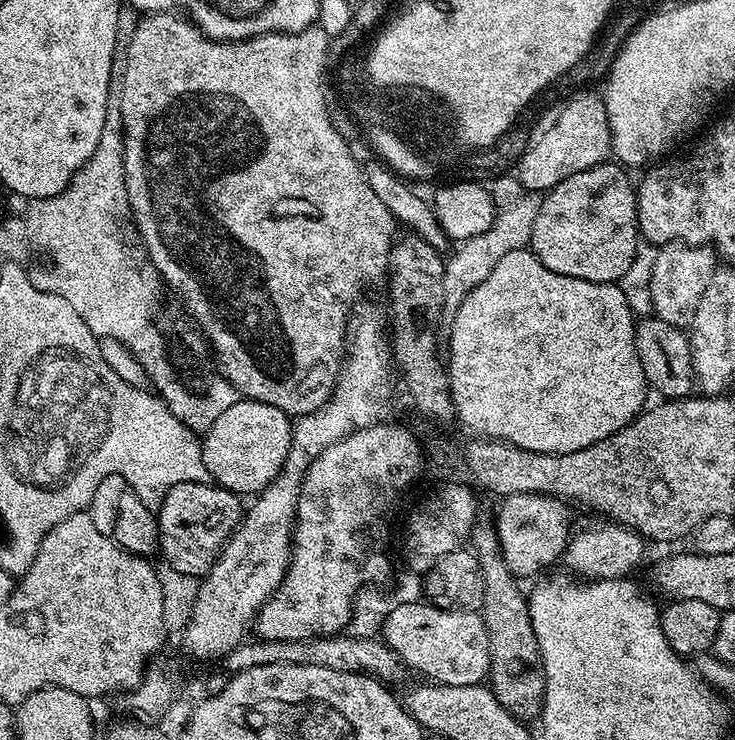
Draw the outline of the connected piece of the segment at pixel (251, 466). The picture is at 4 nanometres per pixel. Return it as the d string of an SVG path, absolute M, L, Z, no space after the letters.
M243 398L227 407L208 432L203 433L200 445L211 483L237 494L263 492L283 469L292 445L293 427L288 413L273 404Z

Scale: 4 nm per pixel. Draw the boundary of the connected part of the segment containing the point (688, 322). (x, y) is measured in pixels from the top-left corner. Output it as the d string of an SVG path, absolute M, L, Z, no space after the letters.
M679 242L663 245L654 258L653 278L650 280L654 315L662 318L662 322L670 322L670 326L691 329L698 302L716 267L718 257L711 247Z

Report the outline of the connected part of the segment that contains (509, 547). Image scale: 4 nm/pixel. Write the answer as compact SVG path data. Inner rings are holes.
M516 490L500 504L496 512L494 531L500 539L505 564L517 578L532 576L563 557L573 535L569 505L555 494L543 496L532 490ZM568 507L568 508L567 508Z

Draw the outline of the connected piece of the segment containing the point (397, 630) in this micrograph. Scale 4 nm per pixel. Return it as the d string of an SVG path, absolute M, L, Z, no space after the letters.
M419 602L393 606L382 629L384 643L398 654L405 669L421 672L421 677L437 684L474 686L489 679L490 639L479 611L461 612Z

